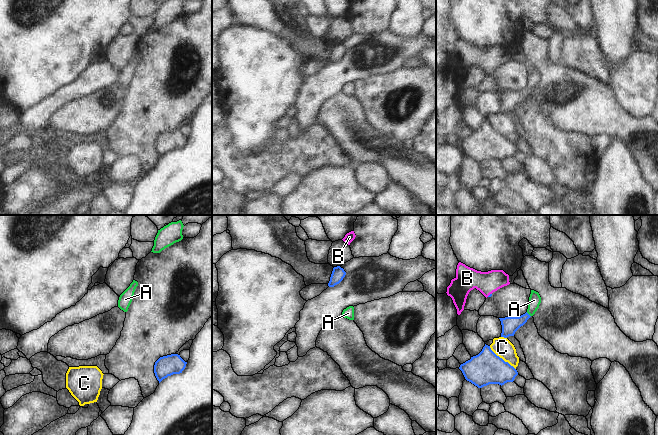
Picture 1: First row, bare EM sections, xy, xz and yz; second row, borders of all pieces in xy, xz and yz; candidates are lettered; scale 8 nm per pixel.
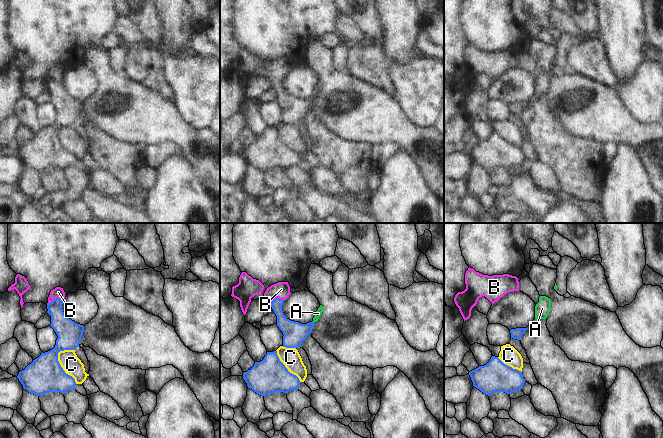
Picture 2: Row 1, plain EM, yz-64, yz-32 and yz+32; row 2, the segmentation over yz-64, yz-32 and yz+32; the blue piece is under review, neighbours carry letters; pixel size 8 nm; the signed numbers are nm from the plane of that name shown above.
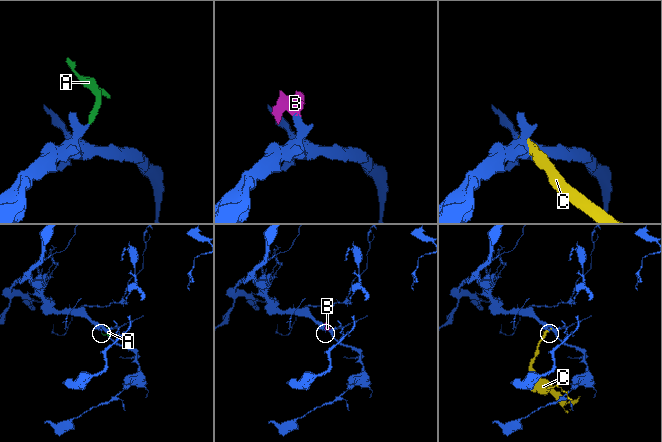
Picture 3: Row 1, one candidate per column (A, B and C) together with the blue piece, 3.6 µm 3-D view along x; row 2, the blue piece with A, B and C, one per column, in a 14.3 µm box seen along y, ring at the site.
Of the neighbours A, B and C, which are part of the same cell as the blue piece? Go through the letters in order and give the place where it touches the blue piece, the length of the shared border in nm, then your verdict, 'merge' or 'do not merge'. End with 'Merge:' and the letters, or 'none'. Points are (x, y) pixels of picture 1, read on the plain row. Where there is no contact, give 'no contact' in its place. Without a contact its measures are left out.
A: yz (528, 90) | 50 nm | merge
B: yz (490, 70) | 50 nm | merge
C: yz (501, 134) | 280 nm | do not merge
Merge: A, B

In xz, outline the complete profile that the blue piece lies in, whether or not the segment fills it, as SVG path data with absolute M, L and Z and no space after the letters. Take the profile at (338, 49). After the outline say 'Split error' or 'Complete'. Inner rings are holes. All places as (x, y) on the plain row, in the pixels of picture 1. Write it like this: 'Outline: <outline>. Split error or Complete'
Outline: M340 42L334 43L328 62L334 63L335 61L339 60L345 53L345 51L346 51L346 48L344 47L343 44L341 44Z. Complete

